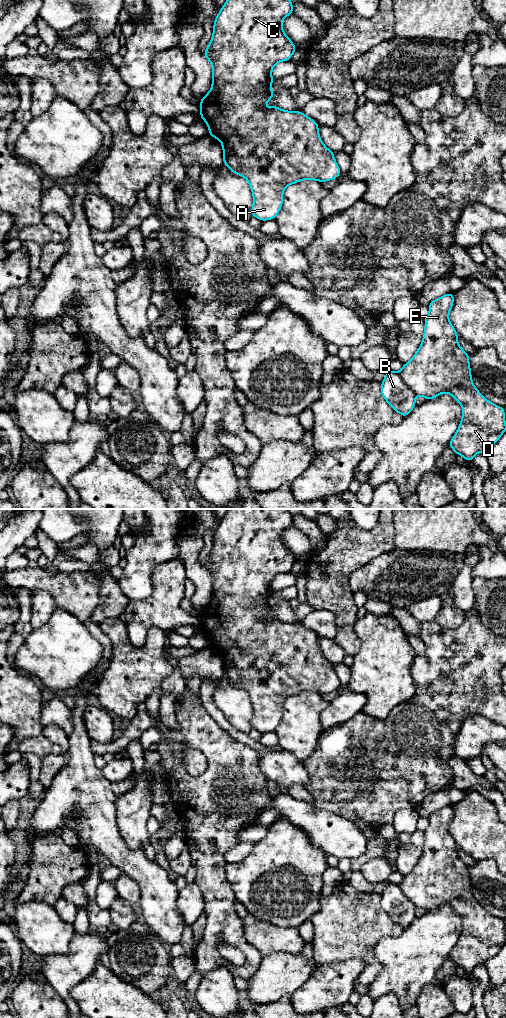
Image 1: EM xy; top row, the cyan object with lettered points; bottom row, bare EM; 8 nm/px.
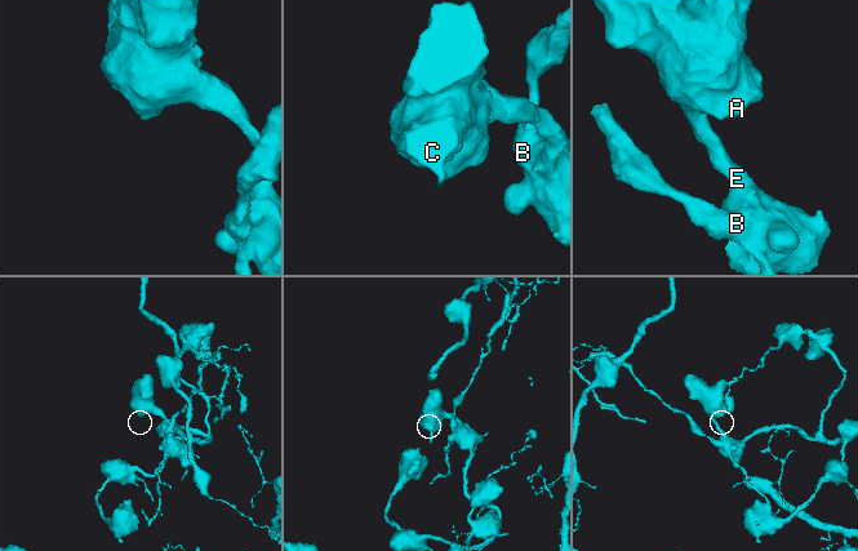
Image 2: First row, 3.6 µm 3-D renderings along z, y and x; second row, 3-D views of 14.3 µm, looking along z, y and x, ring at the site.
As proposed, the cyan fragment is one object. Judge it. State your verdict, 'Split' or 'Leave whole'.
Split

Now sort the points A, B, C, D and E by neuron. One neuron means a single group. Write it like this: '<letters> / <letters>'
A C D E / B

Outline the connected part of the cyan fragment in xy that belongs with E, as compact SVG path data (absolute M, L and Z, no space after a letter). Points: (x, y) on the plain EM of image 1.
M447 805L433 812L424 831L425 841L420 859L398 884L404 895L426 912L434 911L442 905L449 905L463 920L460 937L449 954L456 967L470 974L475 967L497 955L506 943L505 921L489 914L474 898L467 866L458 856L458 846L449 833L453 819L454 805Z

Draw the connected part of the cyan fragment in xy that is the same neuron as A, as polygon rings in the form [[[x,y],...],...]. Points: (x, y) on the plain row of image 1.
[[[229,509],[214,532],[212,550],[206,563],[202,565],[212,576],[213,590],[211,601],[200,612],[201,625],[199,629],[206,634],[209,641],[209,647],[221,654],[223,660],[223,675],[227,677],[232,685],[238,686],[248,693],[253,707],[251,727],[261,733],[272,732],[277,728],[282,719],[283,705],[287,698],[302,692],[316,692],[322,695],[333,692],[341,686],[341,682],[334,670],[334,664],[329,662],[321,653],[318,644],[319,637],[317,634],[303,626],[301,623],[286,623],[277,618],[272,618],[270,620],[265,619],[265,616],[271,612],[275,606],[275,604],[271,602],[271,597],[274,593],[272,590],[273,579],[279,574],[290,572],[296,562],[296,558],[284,545],[282,539],[283,531],[292,525],[293,516],[289,509]]]

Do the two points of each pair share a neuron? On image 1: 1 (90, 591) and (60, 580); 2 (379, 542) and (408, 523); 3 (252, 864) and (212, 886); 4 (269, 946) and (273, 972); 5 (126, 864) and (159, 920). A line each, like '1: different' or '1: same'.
1: same
2: different
3: different
4: different
5: same

